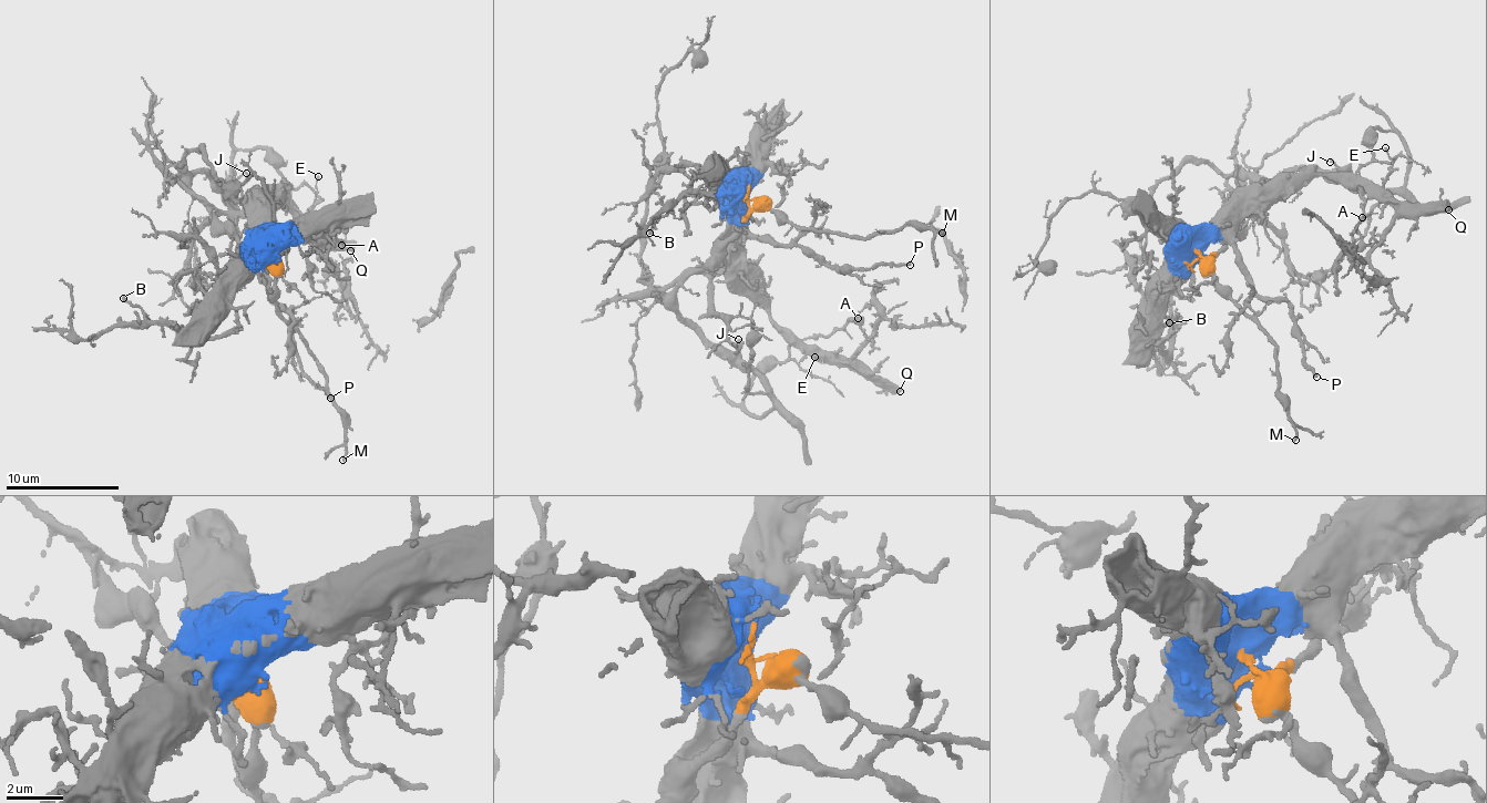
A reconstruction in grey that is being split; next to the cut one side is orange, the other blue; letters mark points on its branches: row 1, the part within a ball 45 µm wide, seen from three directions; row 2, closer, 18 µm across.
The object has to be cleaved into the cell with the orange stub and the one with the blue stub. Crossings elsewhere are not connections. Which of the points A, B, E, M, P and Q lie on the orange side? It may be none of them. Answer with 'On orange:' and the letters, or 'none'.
On orange: M

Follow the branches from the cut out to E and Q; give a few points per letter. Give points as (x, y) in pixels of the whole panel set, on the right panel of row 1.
E: (1192, 249), (1222, 238), (1314, 175), (1343, 174), (1382, 188), (1393, 158), (1384, 147)
Q: (1192, 249), (1222, 238), (1314, 175), (1339, 174), (1364, 189), (1415, 205), (1434, 203), (1448, 210)

